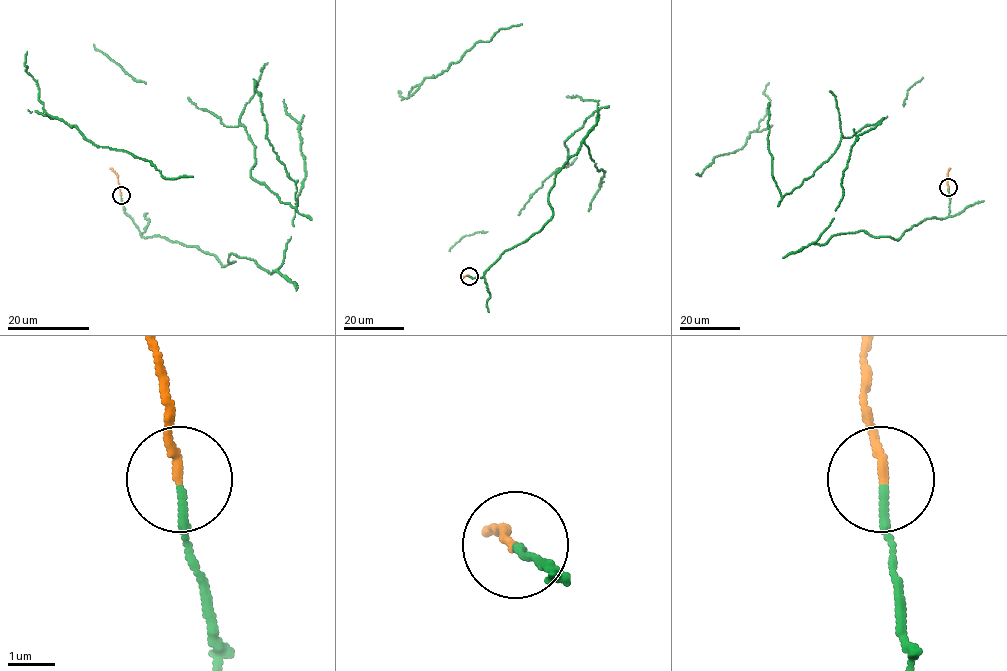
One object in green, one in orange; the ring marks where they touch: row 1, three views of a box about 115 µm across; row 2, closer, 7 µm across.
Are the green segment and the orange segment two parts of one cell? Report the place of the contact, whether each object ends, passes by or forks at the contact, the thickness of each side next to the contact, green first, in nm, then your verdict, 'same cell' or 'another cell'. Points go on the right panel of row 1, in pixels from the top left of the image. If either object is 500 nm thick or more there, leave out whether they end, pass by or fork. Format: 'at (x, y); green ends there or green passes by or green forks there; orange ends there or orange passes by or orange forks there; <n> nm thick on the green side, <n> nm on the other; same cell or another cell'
at (948, 187); green ends there; orange ends there; 170 nm thick on the green side, 180 nm on the other; another cell

